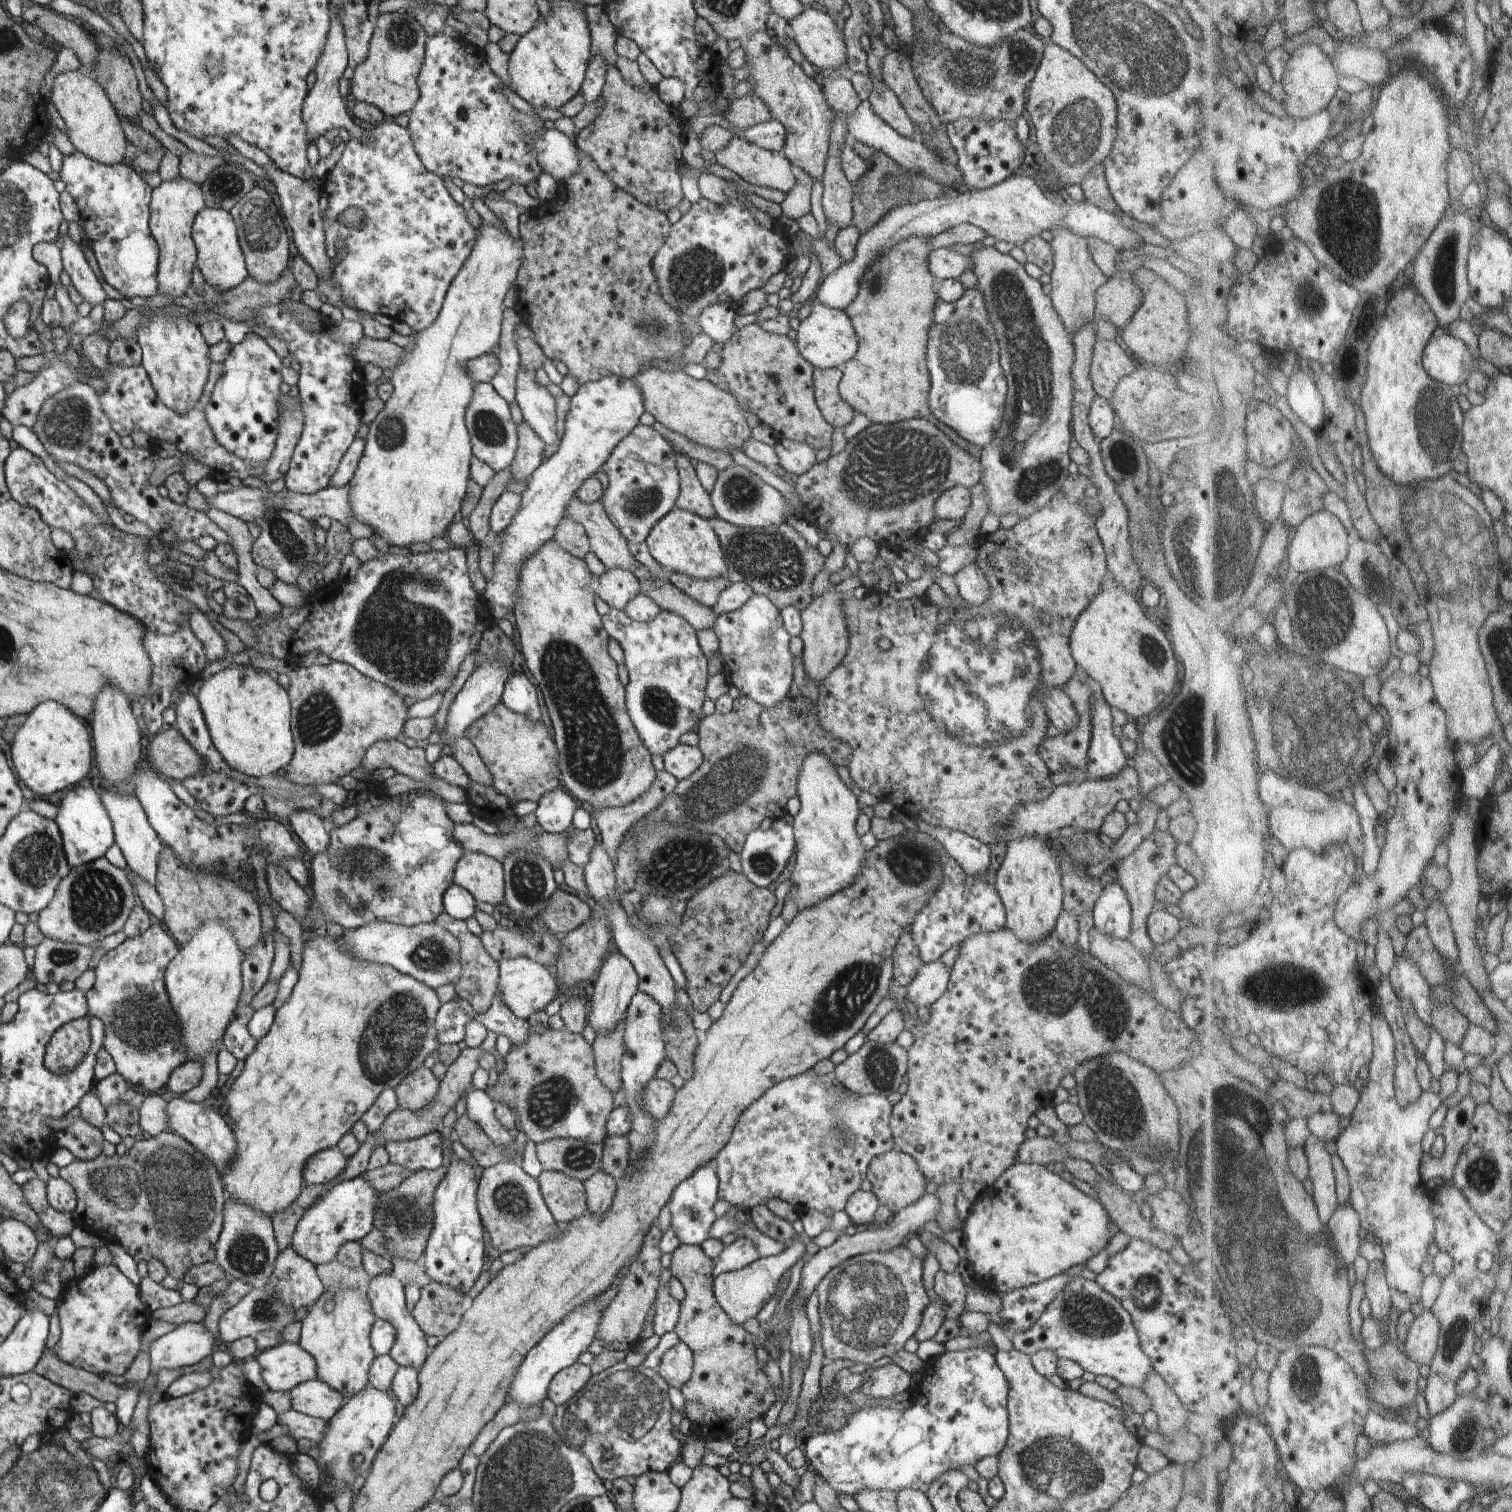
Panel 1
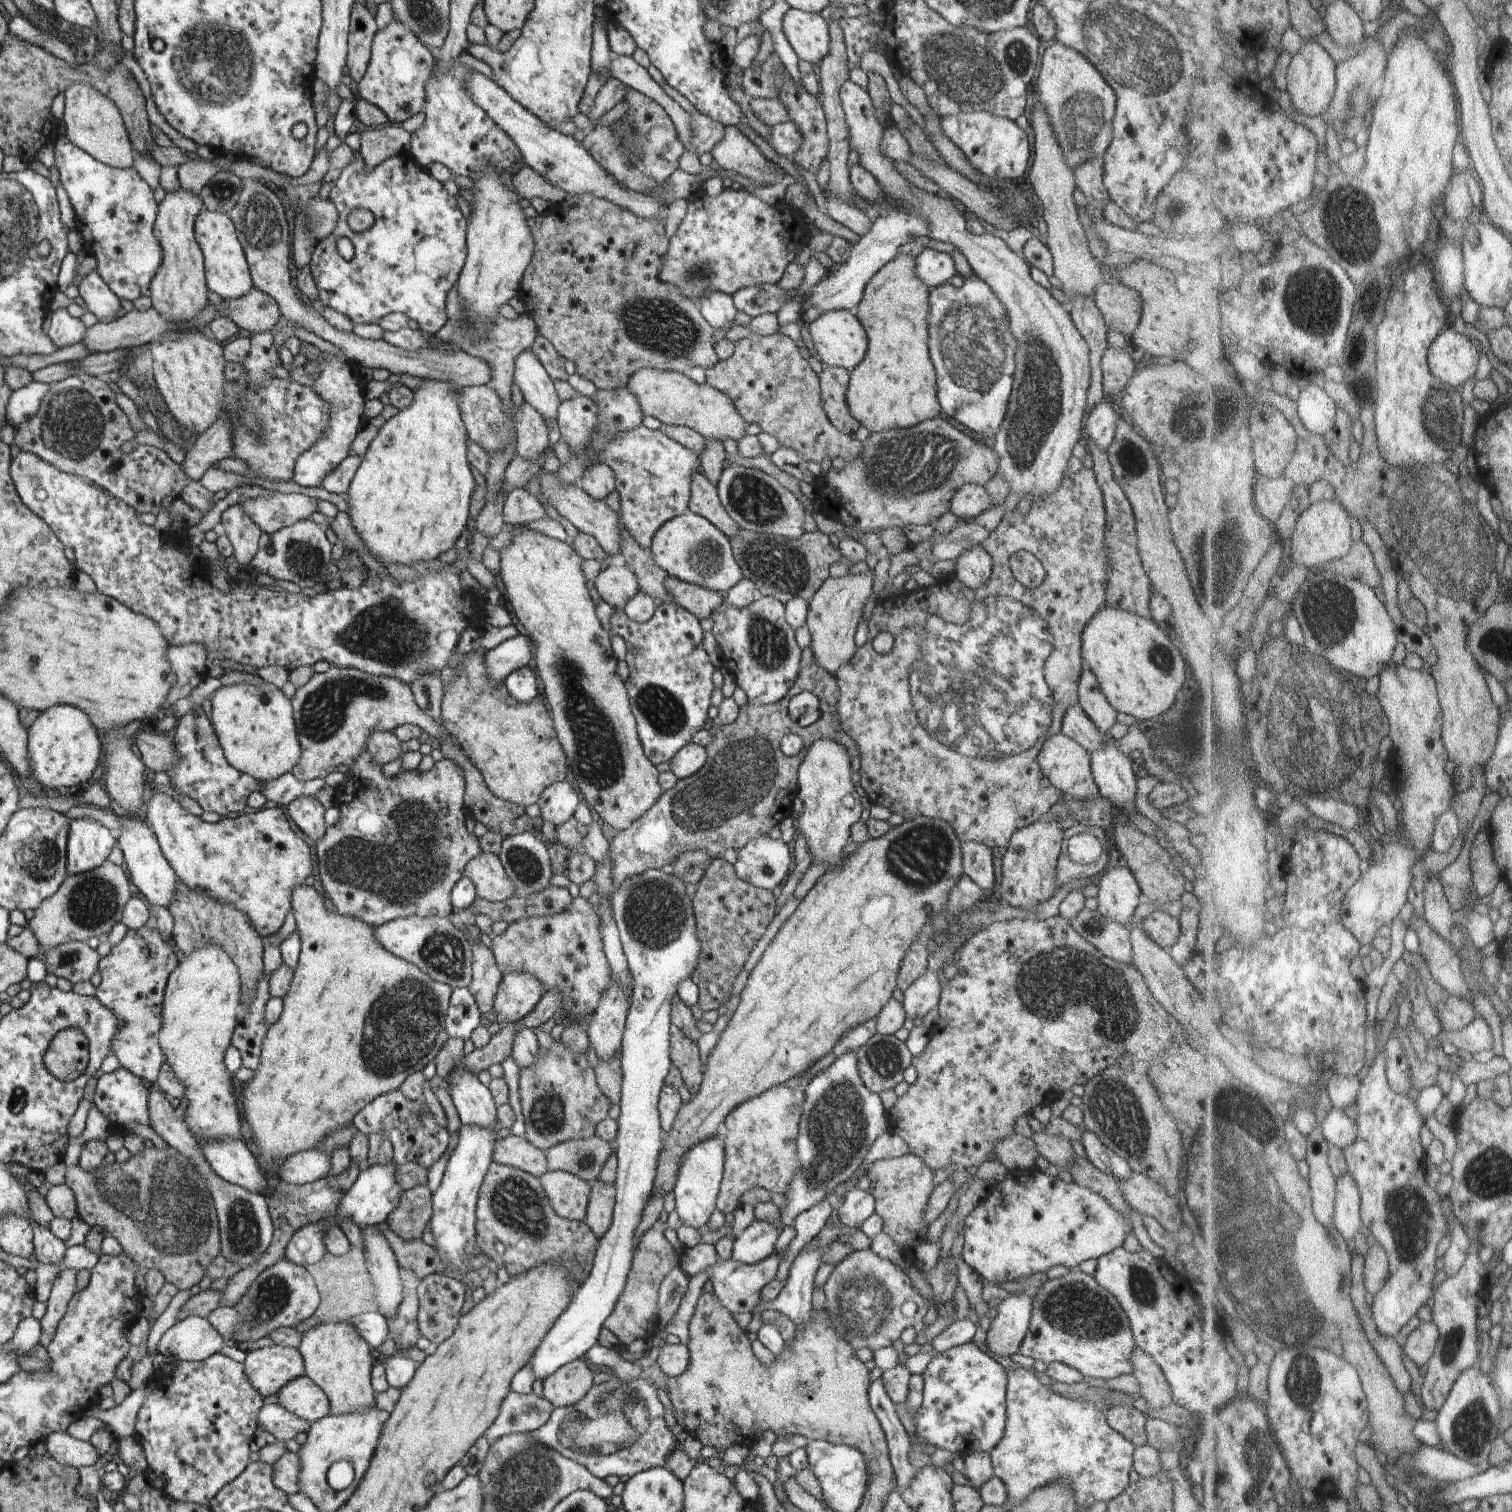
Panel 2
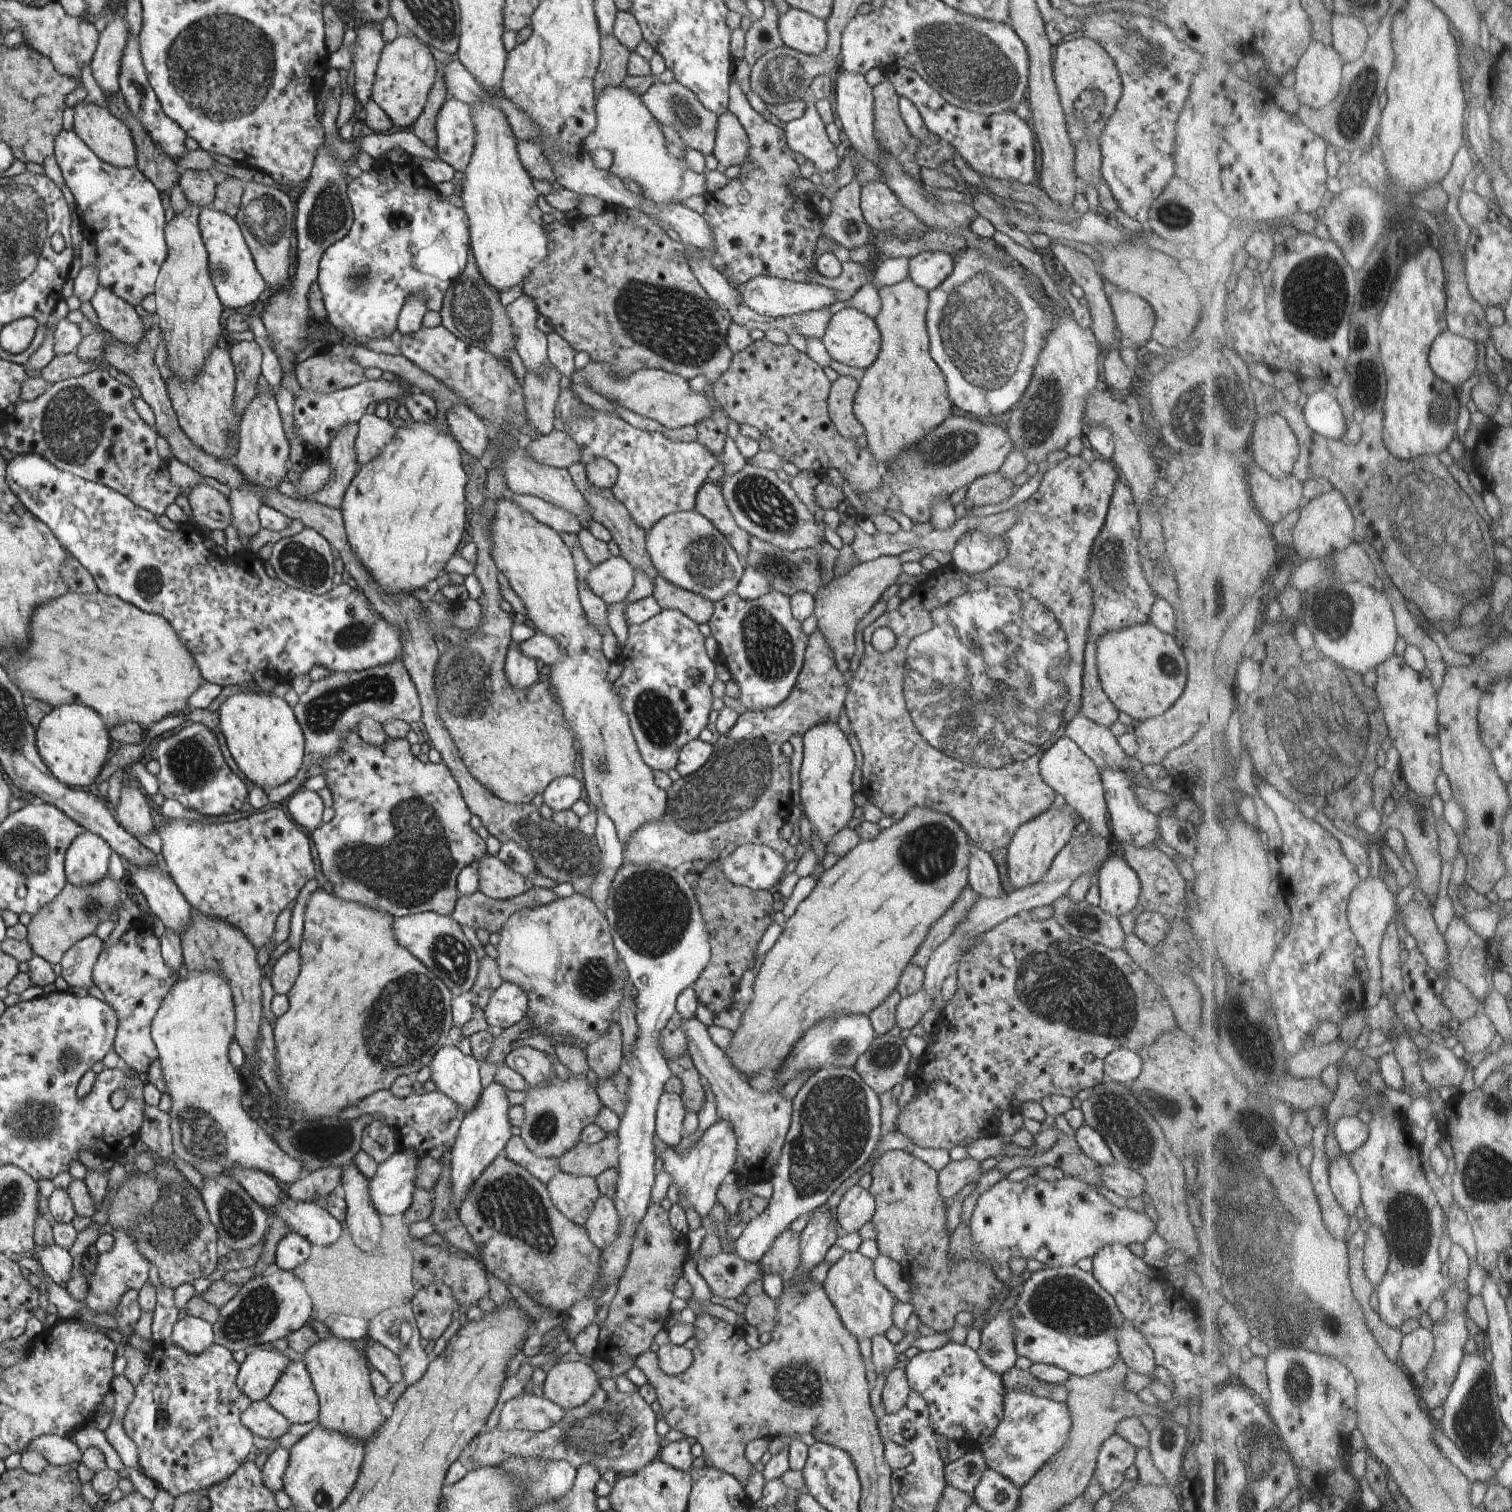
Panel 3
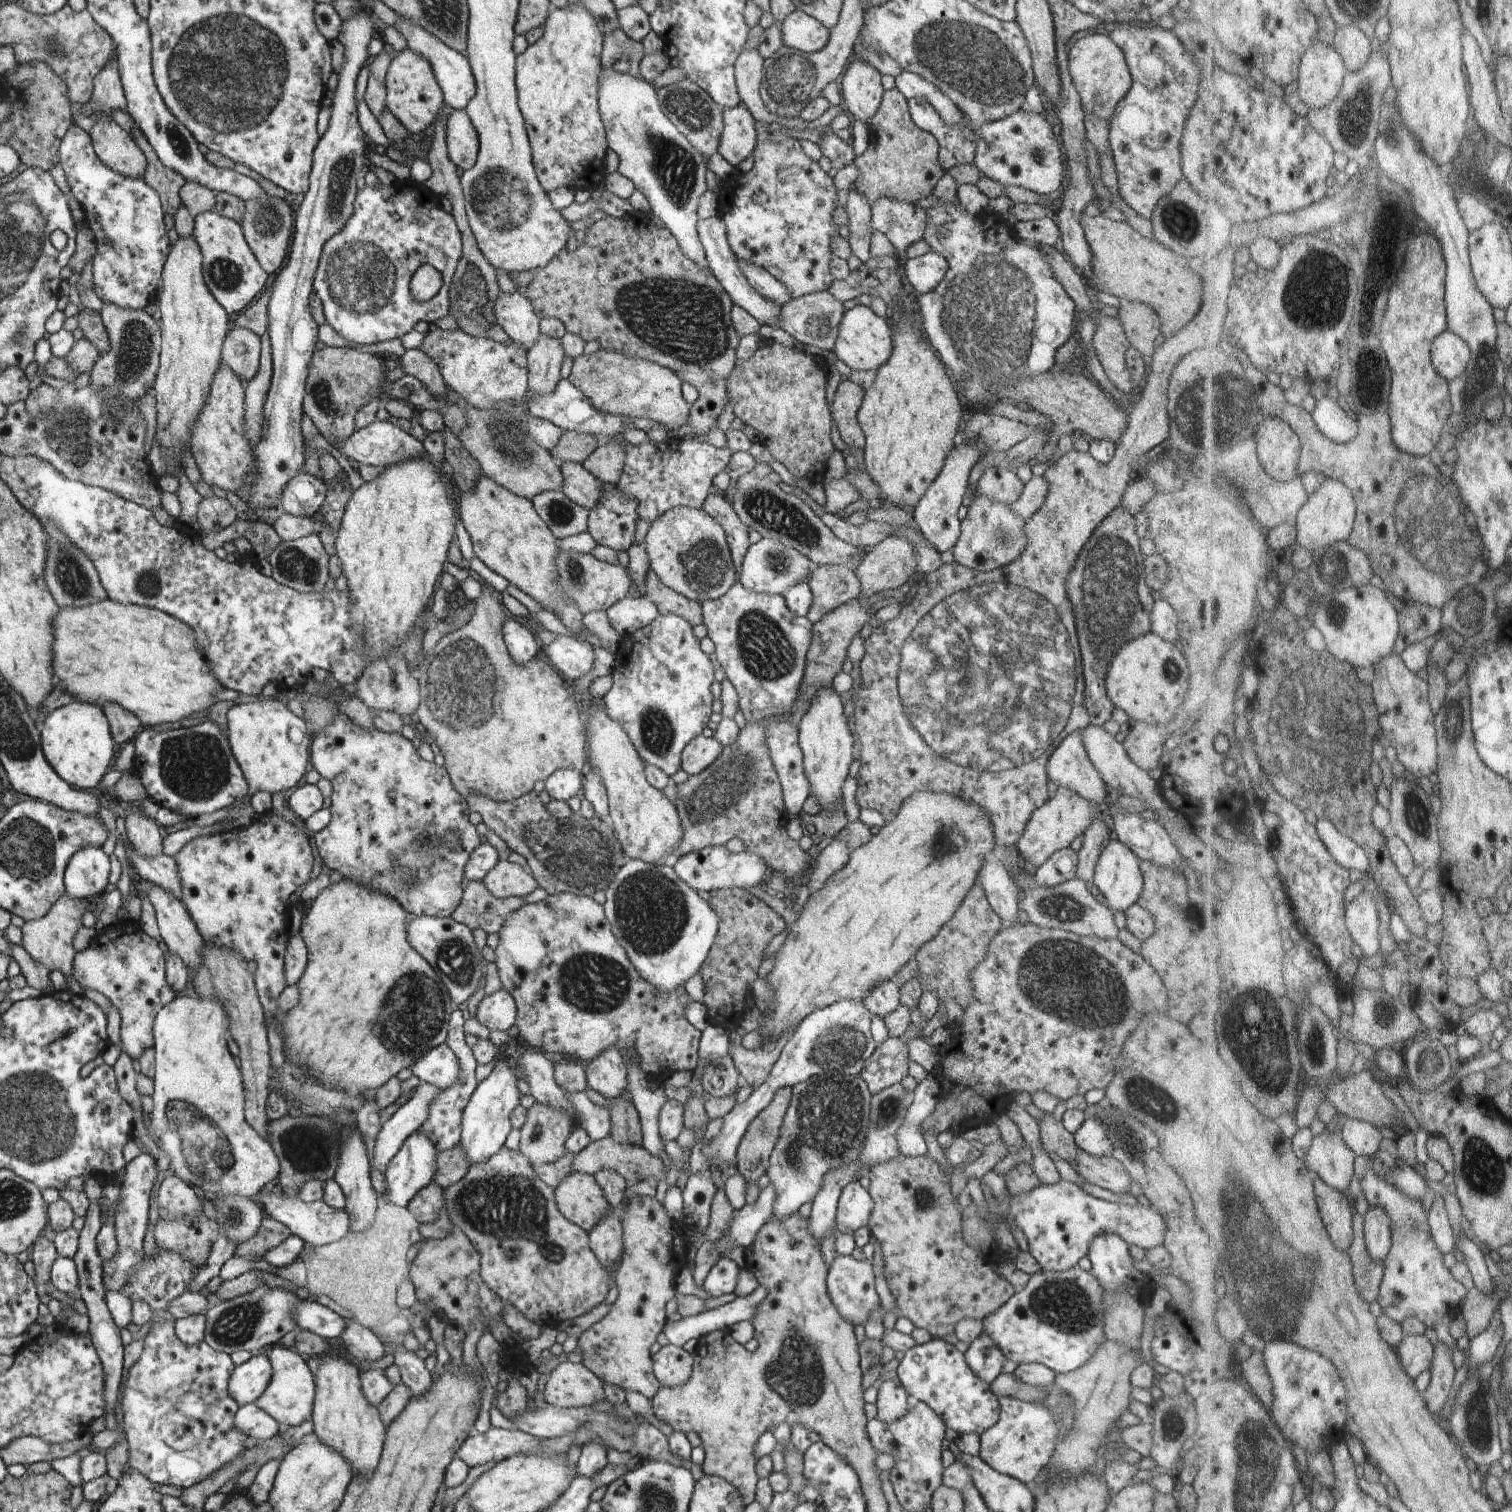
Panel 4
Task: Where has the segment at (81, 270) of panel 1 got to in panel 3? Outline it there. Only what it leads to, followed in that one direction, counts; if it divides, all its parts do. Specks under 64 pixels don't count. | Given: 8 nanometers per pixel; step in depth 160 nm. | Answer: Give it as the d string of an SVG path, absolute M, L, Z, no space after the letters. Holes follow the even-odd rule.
M99 285L90 303L96 311L102 330L114 339L127 345L138 345L144 338L142 318L136 314L131 304L117 297L111 290Z

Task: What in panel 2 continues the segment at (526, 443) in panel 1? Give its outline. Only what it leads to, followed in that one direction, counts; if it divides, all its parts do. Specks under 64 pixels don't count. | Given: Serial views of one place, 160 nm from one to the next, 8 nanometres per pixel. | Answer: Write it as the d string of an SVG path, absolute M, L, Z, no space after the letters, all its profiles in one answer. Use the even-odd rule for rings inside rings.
M524 401L516 408L515 452L525 459L536 460L546 452L549 442L547 420L531 405Z

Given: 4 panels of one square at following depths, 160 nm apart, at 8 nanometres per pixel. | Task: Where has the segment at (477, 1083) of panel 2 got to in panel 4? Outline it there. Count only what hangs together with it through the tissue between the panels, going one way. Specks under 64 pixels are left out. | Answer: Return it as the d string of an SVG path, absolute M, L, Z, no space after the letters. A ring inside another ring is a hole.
M445 1042L429 1048L410 1070L420 1081L435 1084L441 1090L454 1085L461 1075L460 1062Z

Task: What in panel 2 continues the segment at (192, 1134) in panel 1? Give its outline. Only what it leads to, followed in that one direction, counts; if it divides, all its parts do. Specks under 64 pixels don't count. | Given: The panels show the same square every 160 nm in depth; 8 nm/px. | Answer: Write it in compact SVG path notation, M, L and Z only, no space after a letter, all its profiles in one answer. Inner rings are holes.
M199 1140L199 1143L212 1168L224 1180L233 1182L253 1193L266 1192L267 1176L250 1145L239 1140Z

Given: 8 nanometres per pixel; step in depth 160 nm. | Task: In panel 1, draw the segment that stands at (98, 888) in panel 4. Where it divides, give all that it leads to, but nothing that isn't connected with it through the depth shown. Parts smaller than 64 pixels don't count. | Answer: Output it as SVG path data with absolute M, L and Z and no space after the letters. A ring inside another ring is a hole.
M85 783L76 790L70 791L63 799L60 810L54 819L61 829L64 840L64 854L68 857L71 867L93 863L106 856L110 847L116 844L112 818L106 812L101 801L99 788Z

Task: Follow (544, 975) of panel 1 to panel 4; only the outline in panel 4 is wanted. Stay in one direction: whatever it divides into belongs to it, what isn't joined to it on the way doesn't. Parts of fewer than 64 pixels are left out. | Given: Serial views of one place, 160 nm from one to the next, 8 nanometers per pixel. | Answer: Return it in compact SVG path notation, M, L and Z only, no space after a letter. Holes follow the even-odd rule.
M504 988L486 995L476 1008L476 1016L482 1026L492 1030L508 1030L517 1019L517 1006L512 995Z

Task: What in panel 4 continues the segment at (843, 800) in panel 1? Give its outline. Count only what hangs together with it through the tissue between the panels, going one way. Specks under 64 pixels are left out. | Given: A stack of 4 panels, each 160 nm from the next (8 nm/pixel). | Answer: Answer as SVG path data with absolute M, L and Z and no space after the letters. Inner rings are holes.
M830 687L817 690L797 730L805 773L811 784L811 795L817 797L822 807L833 811L837 802L842 802L842 785L858 752L852 733L846 725L840 694Z

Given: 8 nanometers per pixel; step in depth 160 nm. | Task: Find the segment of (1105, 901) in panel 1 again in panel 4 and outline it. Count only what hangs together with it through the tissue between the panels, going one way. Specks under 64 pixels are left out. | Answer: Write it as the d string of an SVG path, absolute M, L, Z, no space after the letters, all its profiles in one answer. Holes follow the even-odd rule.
M1112 835L1105 841L1095 864L1093 882L1105 896L1106 906L1112 911L1125 912L1134 903L1138 902L1143 891L1143 874L1140 868L1140 859L1116 836Z

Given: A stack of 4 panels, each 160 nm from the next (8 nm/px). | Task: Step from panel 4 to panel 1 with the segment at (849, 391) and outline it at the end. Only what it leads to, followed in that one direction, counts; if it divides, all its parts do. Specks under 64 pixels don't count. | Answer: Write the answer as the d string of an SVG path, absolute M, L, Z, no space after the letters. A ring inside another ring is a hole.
M838 367L813 370L814 396L818 408L833 427L840 429L848 426L856 415L855 410L840 396L842 375L843 371Z

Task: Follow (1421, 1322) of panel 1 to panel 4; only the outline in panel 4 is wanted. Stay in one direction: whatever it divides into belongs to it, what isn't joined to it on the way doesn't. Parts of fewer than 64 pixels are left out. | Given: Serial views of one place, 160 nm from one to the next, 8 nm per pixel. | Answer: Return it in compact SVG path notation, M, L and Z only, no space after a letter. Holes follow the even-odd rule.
M1407 1335L1397 1347L1401 1359L1410 1376L1418 1378L1426 1370L1432 1370L1437 1357L1437 1345L1432 1344L1426 1336Z

